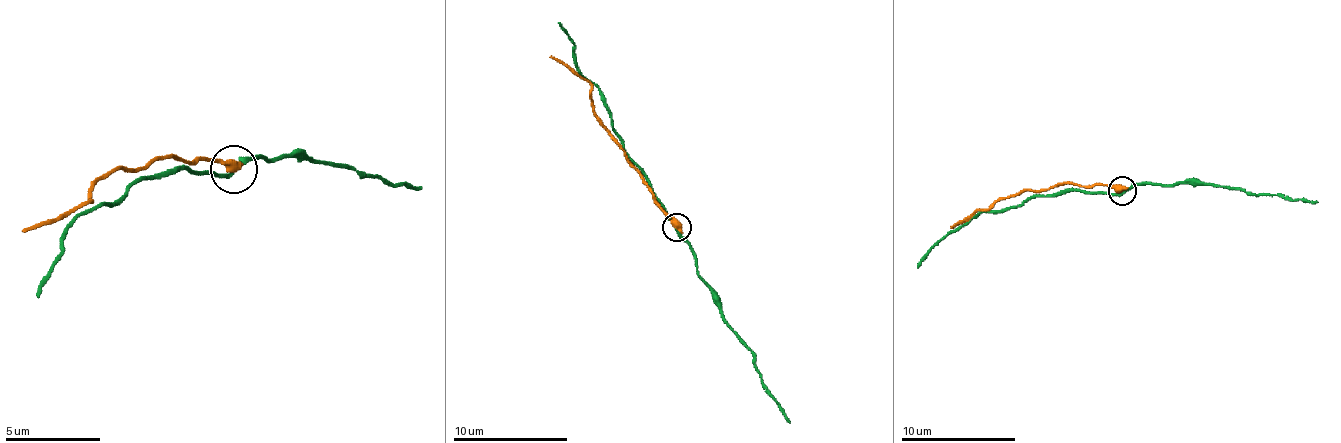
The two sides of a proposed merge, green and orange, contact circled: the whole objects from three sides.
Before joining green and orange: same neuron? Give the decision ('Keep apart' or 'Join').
Keep apart

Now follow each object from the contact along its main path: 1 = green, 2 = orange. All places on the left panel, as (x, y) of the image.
1: (235, 168), (168, 168), (154, 177), (139, 177), (120, 201), (101, 201), (63, 234), (63, 253), (35, 296)
2: (235, 168), (220, 158), (197, 163), (173, 158), (116, 168), (97, 182), (92, 201), (20, 230)

